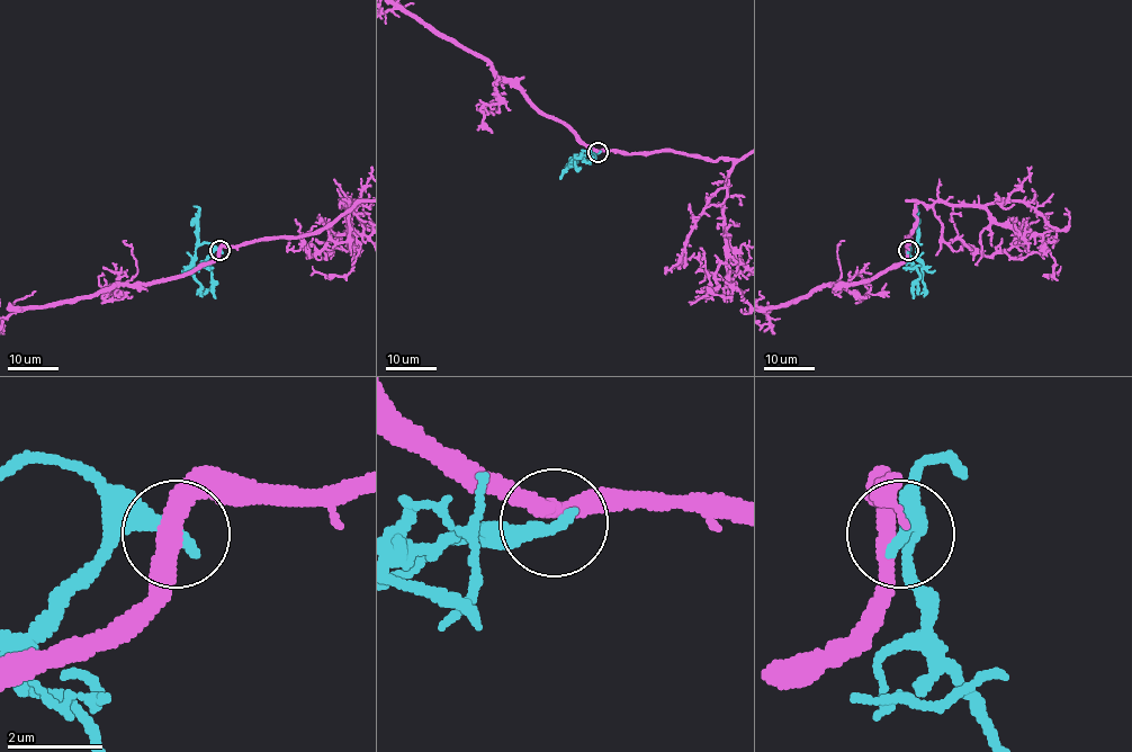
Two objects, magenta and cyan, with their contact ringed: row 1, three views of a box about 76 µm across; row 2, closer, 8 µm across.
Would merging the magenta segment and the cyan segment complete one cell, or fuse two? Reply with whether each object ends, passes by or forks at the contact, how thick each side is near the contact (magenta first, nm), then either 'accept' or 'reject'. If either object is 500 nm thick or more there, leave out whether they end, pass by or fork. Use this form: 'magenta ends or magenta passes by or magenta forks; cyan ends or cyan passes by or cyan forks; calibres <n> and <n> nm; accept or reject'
magenta passes by; cyan ends; calibres 380 and 360 nm; reject

